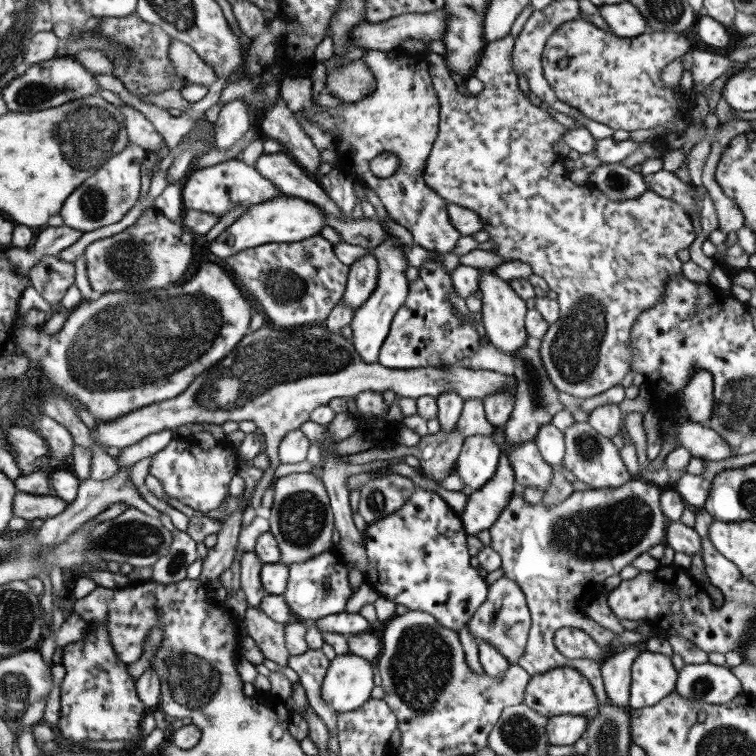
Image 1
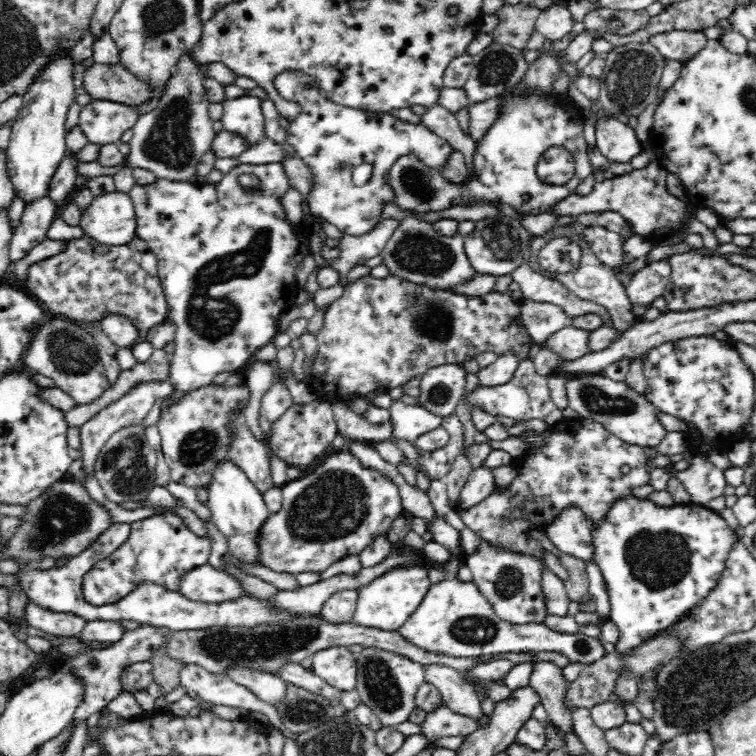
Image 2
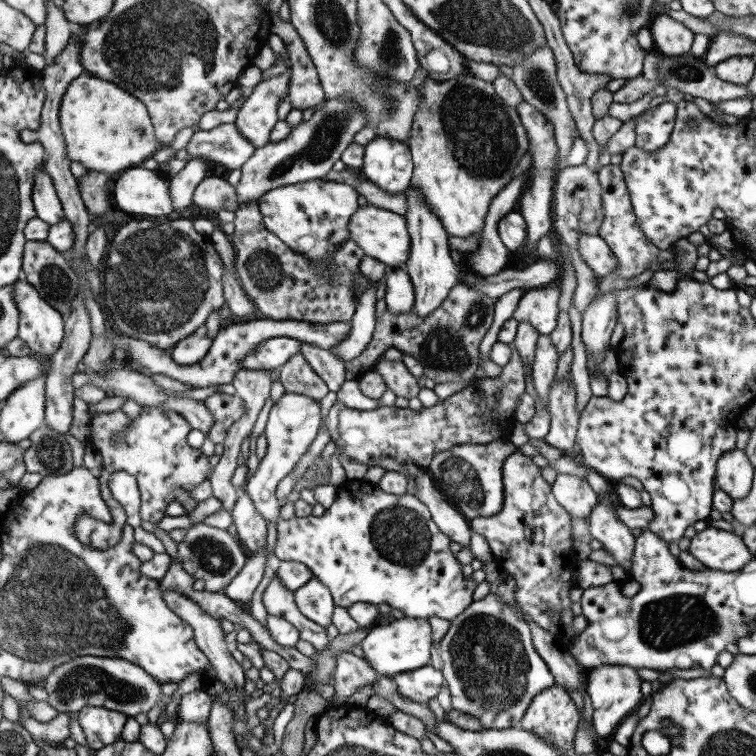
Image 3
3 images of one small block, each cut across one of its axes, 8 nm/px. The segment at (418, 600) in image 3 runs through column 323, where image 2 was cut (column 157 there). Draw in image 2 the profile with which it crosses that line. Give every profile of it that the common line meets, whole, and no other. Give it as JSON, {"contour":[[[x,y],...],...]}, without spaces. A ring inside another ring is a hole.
{"contour":[[[172,507],[136,520],[130,523],[130,528],[122,544],[83,576],[83,595],[91,605],[112,605],[144,582],[153,582],[168,592],[180,593],[182,574],[209,563],[210,539],[196,535]]]}

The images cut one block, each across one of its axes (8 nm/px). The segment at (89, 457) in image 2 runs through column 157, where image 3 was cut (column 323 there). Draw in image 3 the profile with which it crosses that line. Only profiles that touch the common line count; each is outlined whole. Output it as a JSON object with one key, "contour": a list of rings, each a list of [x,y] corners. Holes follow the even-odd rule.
{"contour":[[[301,354],[291,356],[280,368],[278,382],[283,386],[284,393],[299,394],[313,400],[317,405],[328,393],[326,385],[317,377],[317,374],[307,365]]]}

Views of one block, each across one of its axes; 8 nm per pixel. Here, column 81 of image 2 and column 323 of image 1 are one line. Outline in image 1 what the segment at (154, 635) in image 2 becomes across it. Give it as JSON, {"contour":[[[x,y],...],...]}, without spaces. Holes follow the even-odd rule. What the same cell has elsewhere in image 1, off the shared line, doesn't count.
{"contour":[[[307,649],[303,654],[289,655],[287,666],[298,676],[309,707],[321,718],[331,736],[337,736],[336,713],[321,700],[321,681],[325,676],[329,660],[321,649]]]}

